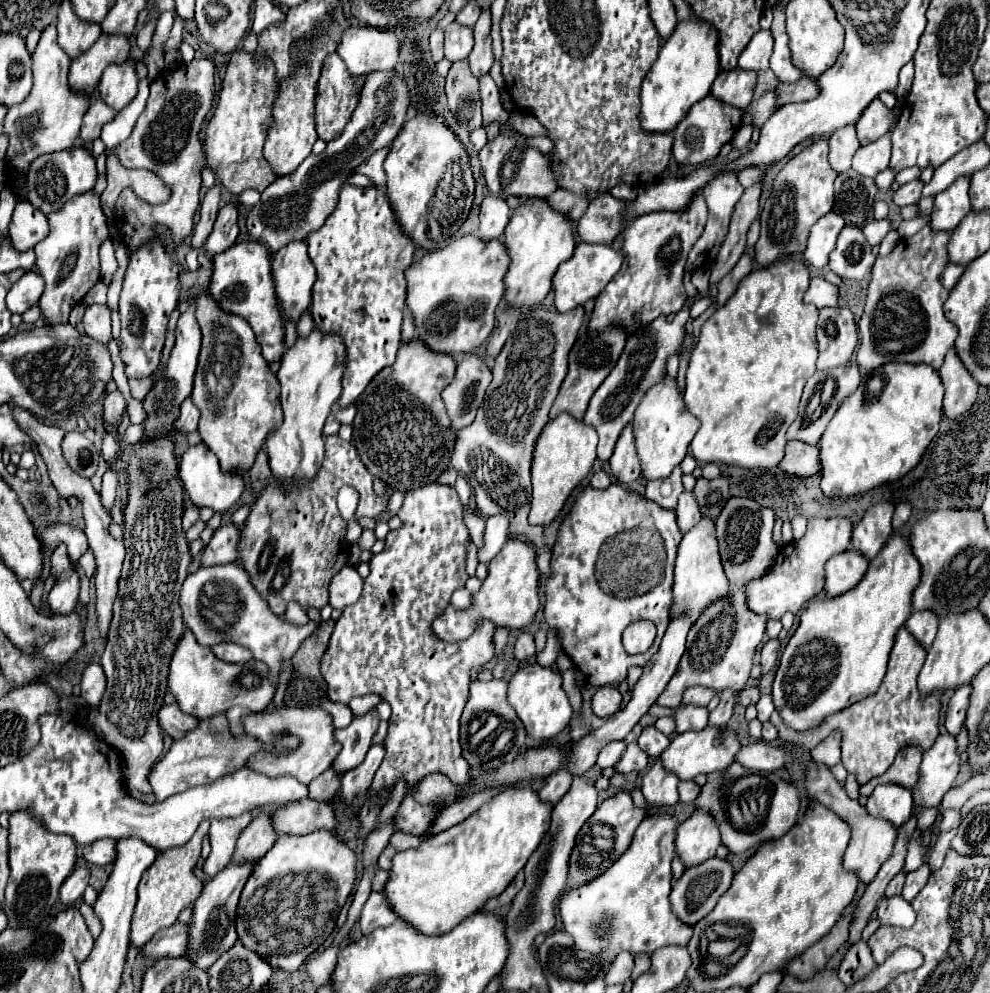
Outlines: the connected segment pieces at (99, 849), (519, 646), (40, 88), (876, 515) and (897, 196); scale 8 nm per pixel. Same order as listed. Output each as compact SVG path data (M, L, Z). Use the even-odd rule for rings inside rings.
M109 838L97 840L93 844L87 844L81 852L89 864L107 866L109 862L115 862L115 840L109 840Z
M523 632L517 642L515 642L515 650L513 650L515 658L519 662L525 662L525 660L533 660L535 658L535 640L533 640L533 634L529 632Z
M47 26L33 52L33 90L21 104L17 104L17 108L9 108L3 120L3 132L9 138L5 162L7 162L7 178L11 180L7 182L17 202L25 200L25 172L29 172L29 164L41 154L69 150L75 138L79 136L83 114L89 108L89 98L69 88L67 74L69 74L69 56L61 52L57 44L57 28Z
M889 502L875 504L867 510L865 518L853 528L853 538L851 538L851 548L867 556L867 560L873 560L877 552L885 546L889 540L889 534L893 532L891 528L891 518L893 518L895 506Z
M921 180L907 182L903 186L899 186L899 190L893 192L893 204L899 206L899 208L915 204L921 198L921 190L923 190L923 182Z

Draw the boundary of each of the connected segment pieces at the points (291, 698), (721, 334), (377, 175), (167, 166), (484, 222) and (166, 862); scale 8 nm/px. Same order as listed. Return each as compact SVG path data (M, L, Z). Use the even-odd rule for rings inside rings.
M321 622L317 632L303 640L301 648L293 656L293 672L285 690L285 706L317 706L327 698L325 680L319 672L319 660L327 650L335 622Z
M777 262L769 268L748 274L731 300L703 324L699 340L689 358L685 390L685 406L701 422L699 432L691 442L695 460L703 464L737 464L741 468L775 468L781 462L787 444L786 432L797 416L801 392L809 376L813 376L817 360L815 322L819 310L815 306L805 306L803 294L807 288L807 266L801 262Z
M381 148L379 152L375 152L371 158L367 158L363 164L359 164L355 168L357 174L365 174L377 188L385 186L385 170L383 170L383 162L387 156L389 148Z
M195 58L189 64L179 64L175 70L163 72L157 80L151 82L151 94L149 94L147 106L145 106L143 114L139 116L131 136L125 142L121 142L119 146L115 146L113 152L117 154L117 158L121 160L121 164L125 168L151 170L171 190L169 200L165 204L157 204L157 206L153 206L145 200L133 200L131 188L125 188L119 194L119 198L115 202L115 218L117 218L117 226L119 226L121 234L127 238L129 250L137 250L153 238L159 238L167 250L173 250L193 232L193 216L199 208L199 188L201 188L201 170L203 170L203 158L201 158L203 150L201 150L199 132L205 122L205 116L209 114L209 110L213 106L213 94L215 94L215 66L209 58ZM157 226L165 226L169 230L169 234L159 236Z
M487 194L483 198L481 214L479 214L479 220L481 220L481 224L479 224L479 238L483 242L501 238L509 218L511 218L511 208L507 206L505 198Z
M197 828L189 844L183 844L181 848L169 848L163 854L157 854L155 862L145 870L141 882L139 882L139 900L133 912L133 922L131 922L131 946L141 948L157 930L167 928L175 924L179 912L187 906L193 906L193 902L199 898L203 882L193 874L193 866L199 860L201 854L201 842L203 836L207 834L207 828Z

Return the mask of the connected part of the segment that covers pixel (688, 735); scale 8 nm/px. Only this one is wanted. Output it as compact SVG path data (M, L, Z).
M705 728L699 732L683 732L677 734L667 750L659 756L665 770L673 772L679 780L693 780L697 774L709 774L715 770L725 770L739 752L741 744L737 740L737 734L729 728L717 730L717 728Z

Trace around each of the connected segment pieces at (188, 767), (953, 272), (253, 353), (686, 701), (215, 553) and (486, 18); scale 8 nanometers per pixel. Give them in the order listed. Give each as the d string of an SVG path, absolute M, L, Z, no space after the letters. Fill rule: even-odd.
M225 714L211 716L209 720L199 720L199 726L189 730L181 740L173 742L171 750L151 768L147 780L151 784L151 790L155 798L161 802L177 792L185 792L193 786L201 784L211 784L213 780L225 776L227 772L235 772L245 766L247 758L255 754L261 748L261 742L255 740L253 736L239 736L233 738L229 732L229 722ZM215 730L215 736L213 736Z
M947 264L945 272L943 272L943 276L941 276L941 284L943 284L947 290L951 290L951 288L957 284L957 280L961 278L963 270L965 270L965 268L959 266L959 264Z
M199 290L197 300L197 322L203 332L203 346L199 354L199 366L195 372L195 384L191 392L193 404L201 410L199 436L203 444L219 458L223 472L243 474L255 464L259 450L267 436L281 426L283 410L279 404L279 380L271 374L267 362L261 356L261 348L255 342L249 322L239 316L225 314L207 294ZM209 374L217 376L219 388L225 390L221 396L211 394Z
M693 686L693 688L689 688L689 690L685 690L685 694L683 694L683 706L689 706L689 704L693 704L693 706L707 706L709 704L709 700L715 696L717 692L715 690L711 690L711 688L703 688L703 686Z
M233 524L217 528L211 542L201 552L201 566L217 566L217 564L235 562L237 544L239 544L239 530Z
M483 10L481 18L477 20L475 28L475 46L469 54L469 68L475 78L489 74L493 66L493 52L491 52L491 12Z

